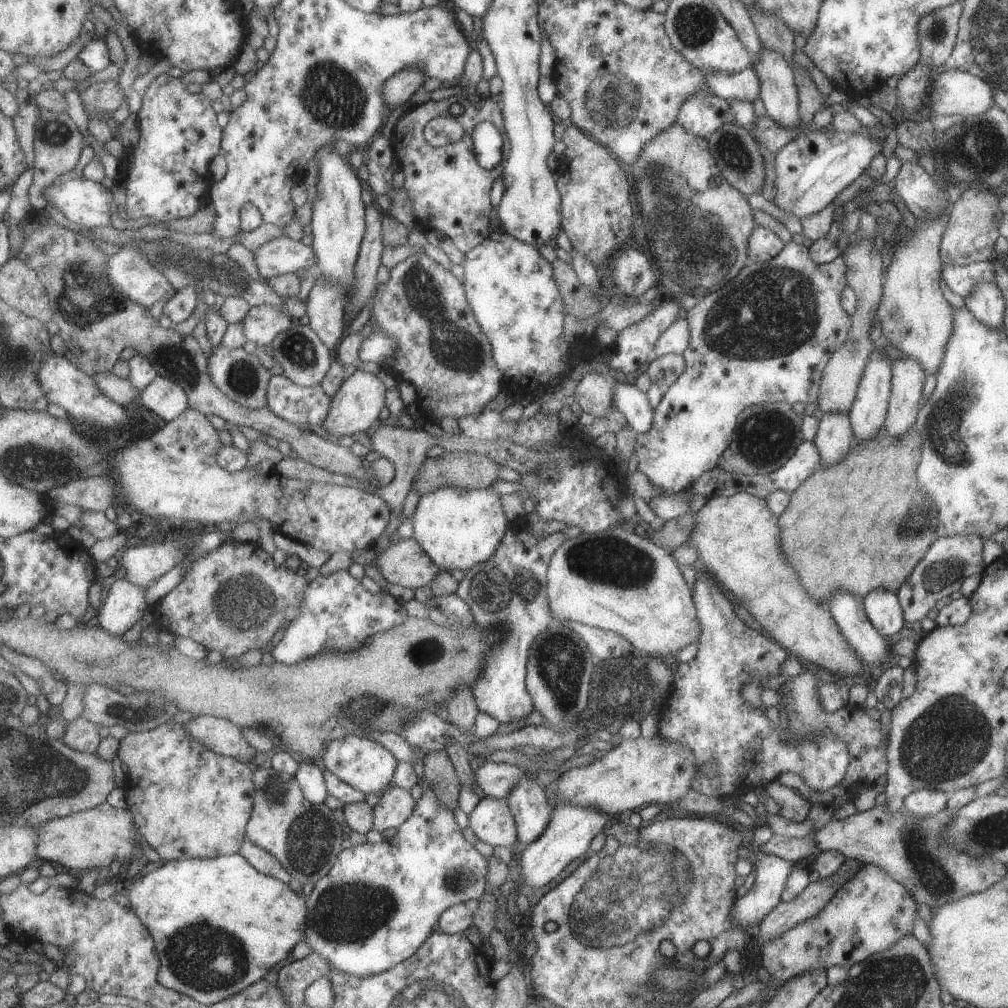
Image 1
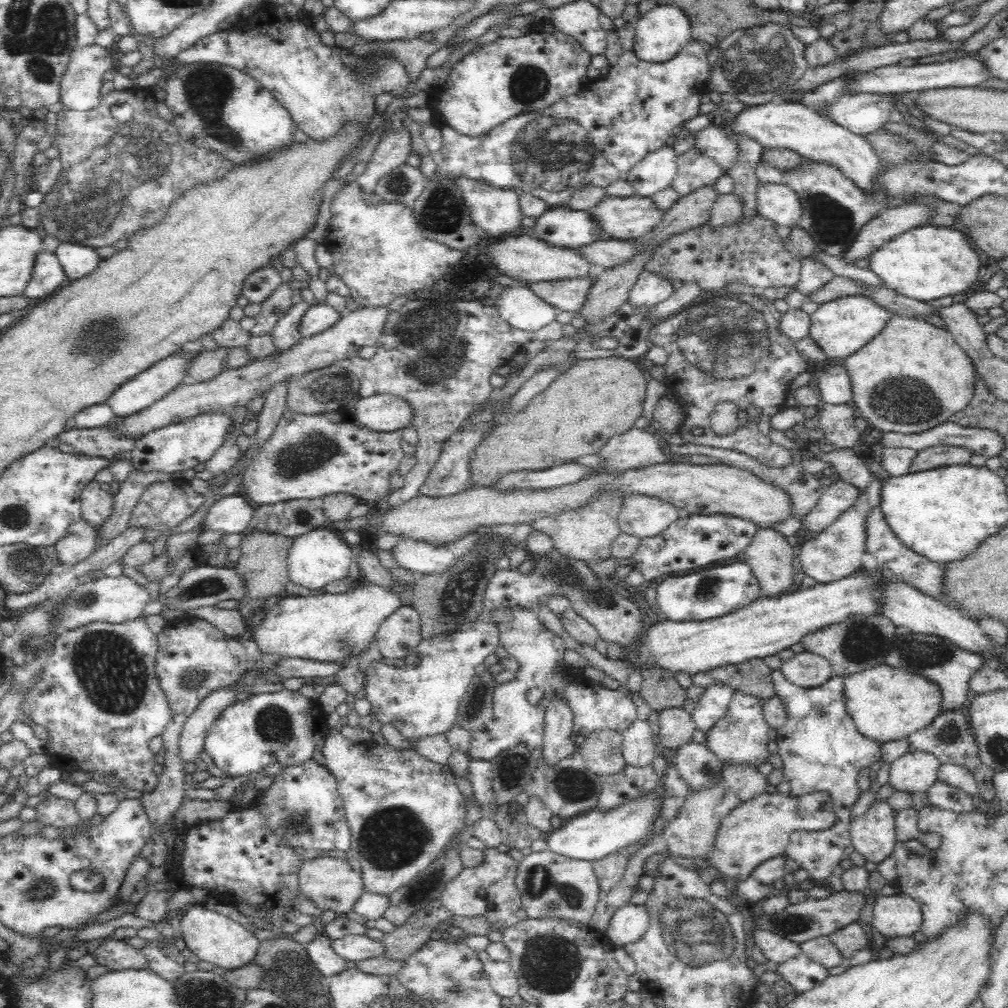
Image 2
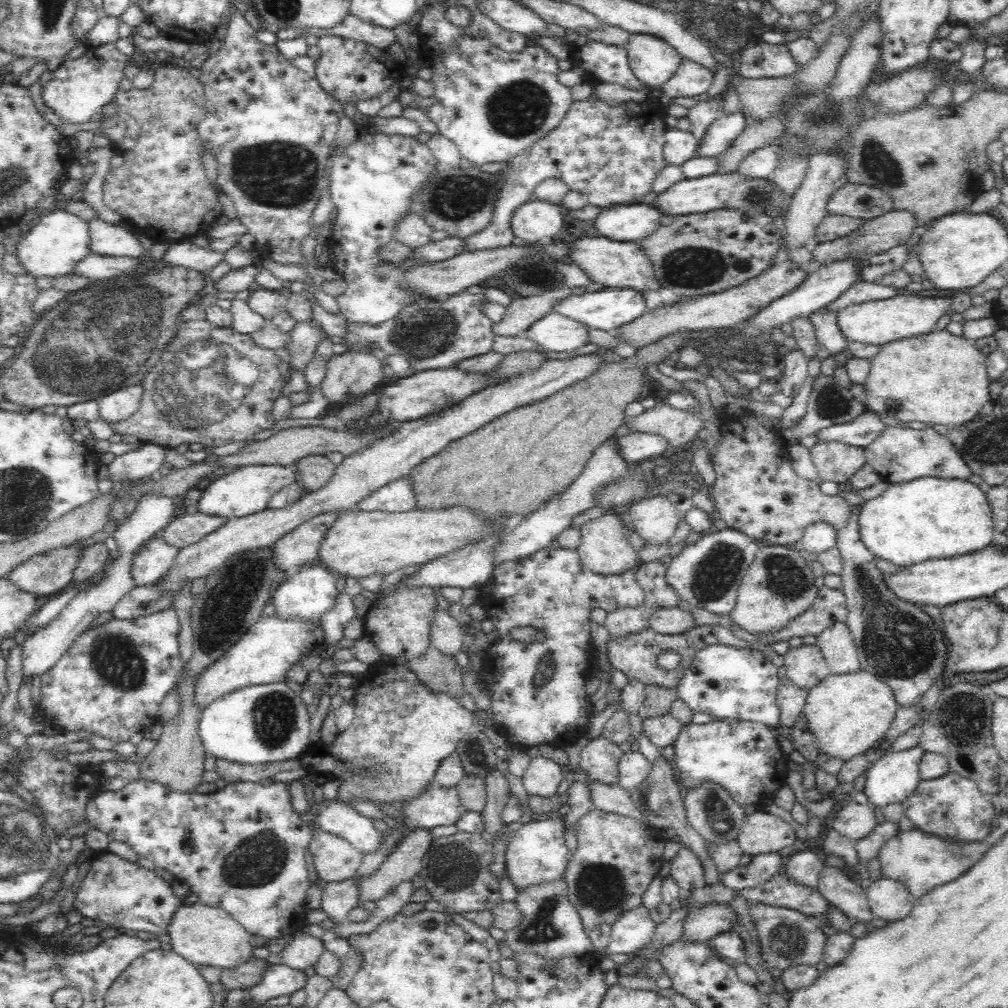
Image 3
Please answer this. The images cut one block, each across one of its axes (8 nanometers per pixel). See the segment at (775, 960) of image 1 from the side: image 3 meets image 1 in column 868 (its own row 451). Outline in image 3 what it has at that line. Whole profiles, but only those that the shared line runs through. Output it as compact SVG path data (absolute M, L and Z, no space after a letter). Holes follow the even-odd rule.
M886 426L868 446L863 447L866 463L872 466L883 480L891 484L902 484L927 476L946 480L968 480L971 470L966 461L954 450L954 445L948 438L936 434L932 428L928 426L914 430L906 426Z

